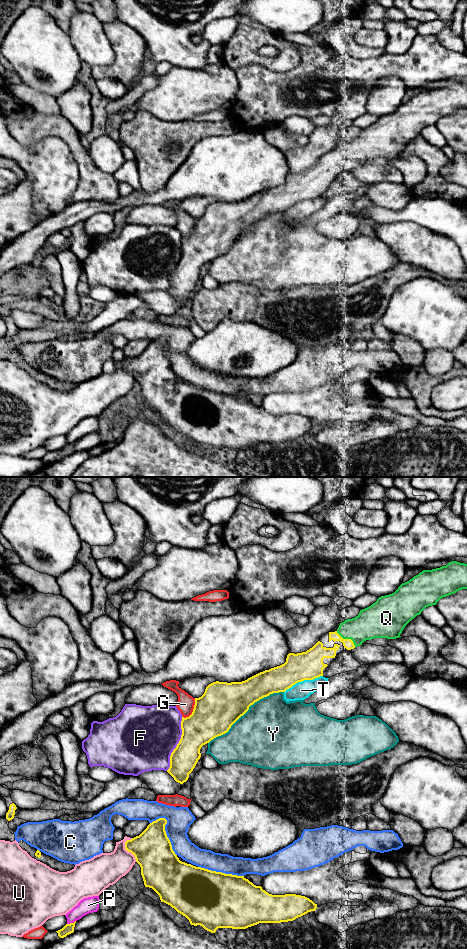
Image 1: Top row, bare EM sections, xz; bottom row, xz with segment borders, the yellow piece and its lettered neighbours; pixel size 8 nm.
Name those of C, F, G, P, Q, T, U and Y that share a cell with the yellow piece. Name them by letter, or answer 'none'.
Q

